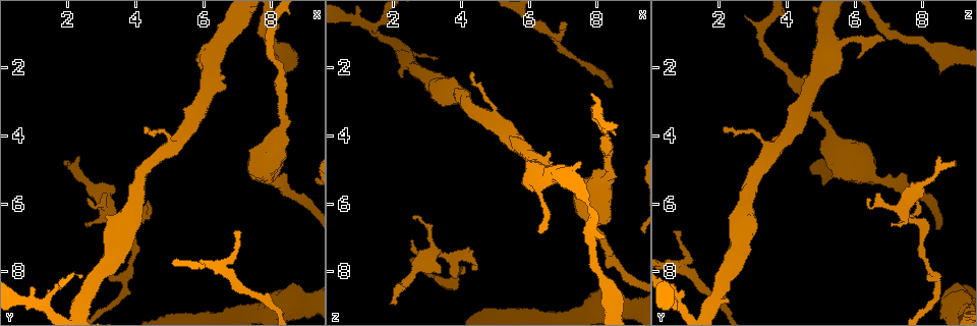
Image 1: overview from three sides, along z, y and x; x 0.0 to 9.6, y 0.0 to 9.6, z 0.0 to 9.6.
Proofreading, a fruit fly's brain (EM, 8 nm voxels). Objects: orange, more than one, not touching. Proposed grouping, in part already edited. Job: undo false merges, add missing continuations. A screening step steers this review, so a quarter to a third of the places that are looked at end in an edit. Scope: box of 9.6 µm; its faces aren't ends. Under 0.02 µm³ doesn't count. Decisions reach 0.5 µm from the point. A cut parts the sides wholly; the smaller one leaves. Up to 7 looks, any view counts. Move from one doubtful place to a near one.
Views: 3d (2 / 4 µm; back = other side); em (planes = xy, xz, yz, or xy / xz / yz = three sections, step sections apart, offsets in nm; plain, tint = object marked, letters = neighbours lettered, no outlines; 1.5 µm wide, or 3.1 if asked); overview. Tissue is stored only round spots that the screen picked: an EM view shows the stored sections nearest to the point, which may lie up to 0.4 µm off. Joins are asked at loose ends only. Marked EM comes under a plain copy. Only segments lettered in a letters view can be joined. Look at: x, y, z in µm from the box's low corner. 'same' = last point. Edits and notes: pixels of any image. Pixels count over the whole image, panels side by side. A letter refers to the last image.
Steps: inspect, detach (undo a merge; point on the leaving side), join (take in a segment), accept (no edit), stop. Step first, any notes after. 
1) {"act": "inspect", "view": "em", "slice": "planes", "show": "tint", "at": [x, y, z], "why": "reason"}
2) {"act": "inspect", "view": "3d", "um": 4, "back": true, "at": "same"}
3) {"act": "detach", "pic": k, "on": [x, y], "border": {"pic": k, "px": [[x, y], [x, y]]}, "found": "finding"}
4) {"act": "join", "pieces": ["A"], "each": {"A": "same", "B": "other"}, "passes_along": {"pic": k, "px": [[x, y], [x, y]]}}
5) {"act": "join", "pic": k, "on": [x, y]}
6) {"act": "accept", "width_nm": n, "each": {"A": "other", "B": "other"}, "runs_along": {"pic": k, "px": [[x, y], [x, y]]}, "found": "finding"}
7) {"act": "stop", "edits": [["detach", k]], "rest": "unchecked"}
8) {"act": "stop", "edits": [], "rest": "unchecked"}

{"act": "inspect", "view": "3d", "um": 2, "back": true, "at": [3.85, 7.85, 8.15], "why": "narrows sharply"}

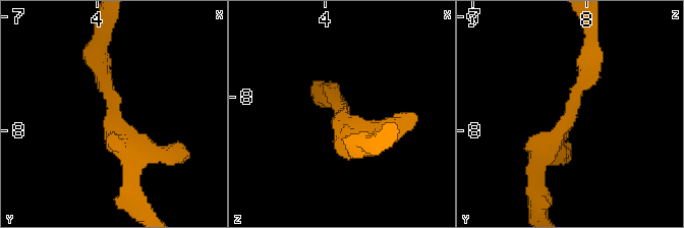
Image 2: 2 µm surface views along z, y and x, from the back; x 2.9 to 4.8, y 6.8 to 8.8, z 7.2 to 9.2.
{"act": "inspect", "view": "em", "slice": "xy", "step": 8, "show": "tint", "at": [3.86, 7.88, 8.20]}

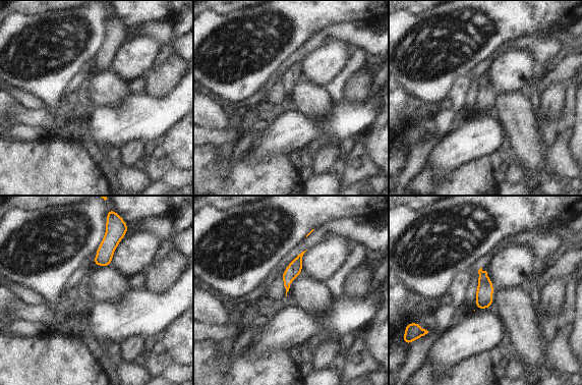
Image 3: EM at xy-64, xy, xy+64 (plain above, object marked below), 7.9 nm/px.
{"act": "inspect", "view": "em", "slice": "planes", "show": "letters", "at": "same", "why": "another direction"}

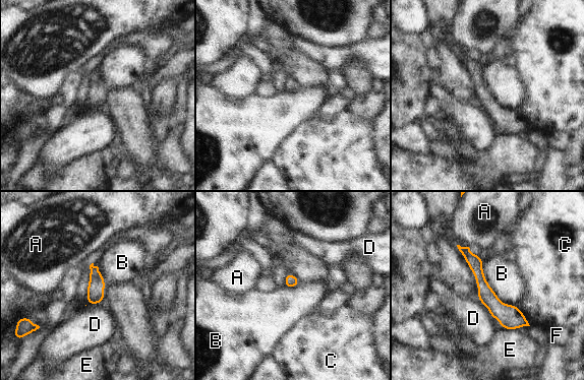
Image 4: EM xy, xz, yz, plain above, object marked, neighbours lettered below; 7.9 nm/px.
{"act": "accept", "width_nm": 100, "each": {"A": "other", "B": "other", "C": "other", "D": "other", "E": "other", "F": "other"}, "runs_along": {"pic": 4, "px": [[462, 249], [486, 296], [525, 323]]}, "found": "all the same neuron"}

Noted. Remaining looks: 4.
{"act": "inspect", "view": "3d", "um": 4, "at": [2.60, 5.80, 6.40], "why": "branch stops here"}

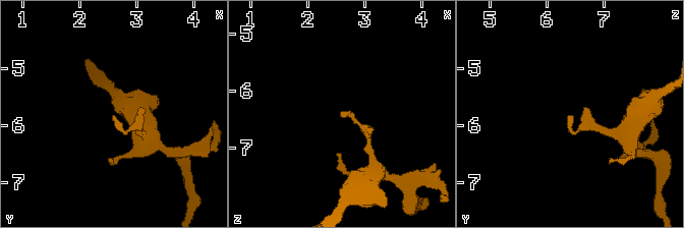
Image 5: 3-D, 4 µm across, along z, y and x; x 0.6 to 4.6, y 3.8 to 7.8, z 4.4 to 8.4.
{"act": "inspect", "view": "em", "slice": "planes", "show": "letters", "at": [2.55, 5.85, 6.40], "why": "need the tissue"}

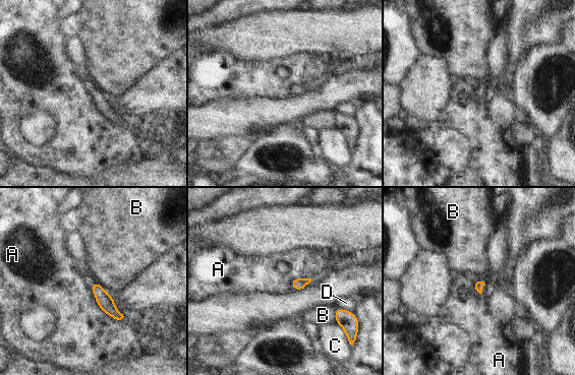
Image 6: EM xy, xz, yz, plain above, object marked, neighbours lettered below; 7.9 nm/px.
{"act": "accept", "each": {"A": "other", "B": "other", "C": "other", "D": "other"}, "border": {"pic": 6, "px": [[95, 301], [112, 317], [124, 316]]}, "found": "none of them fits"}

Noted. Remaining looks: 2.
{"act": "inspect", "view": "em", "um": 3.1, "slice": "yz", "step": 16, "show": "tint", "at": [1.30, 9.05, 0.85], "why": "arms part here"}

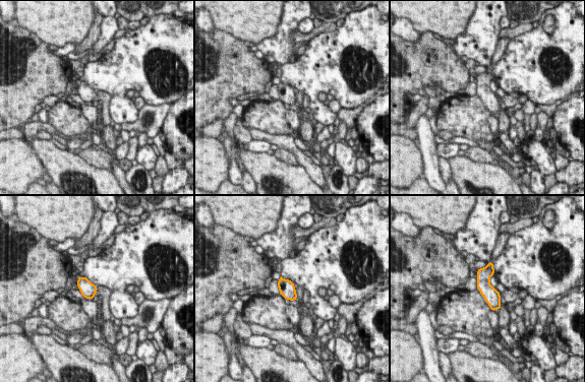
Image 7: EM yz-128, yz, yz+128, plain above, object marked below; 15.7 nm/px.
{"act": "inspect", "view": "em", "um": 3.1, "slice": "planes", "show": "letters", "at": "same", "why": "another direction"}

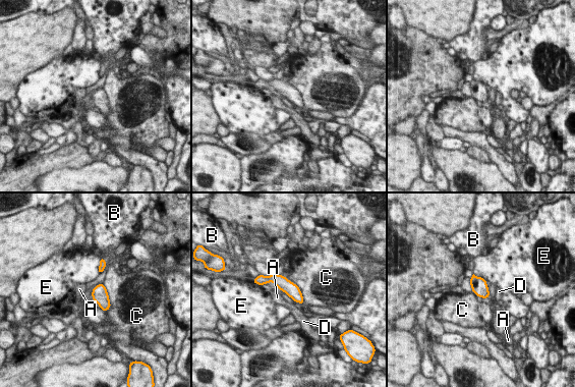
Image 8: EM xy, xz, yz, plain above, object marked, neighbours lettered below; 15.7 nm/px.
{"act": "accept", "width_nm": 220, "each": {"A": "other", "B": "other", "C": "other", "D": "other", "E": "other"}, "border": {"pic": 8, "px": [[103, 283], [110, 303], [105, 312]]}, "found": "one neuron here"}

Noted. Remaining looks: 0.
{"act": "stop", "edits": [], "rest": "unchecked"}

